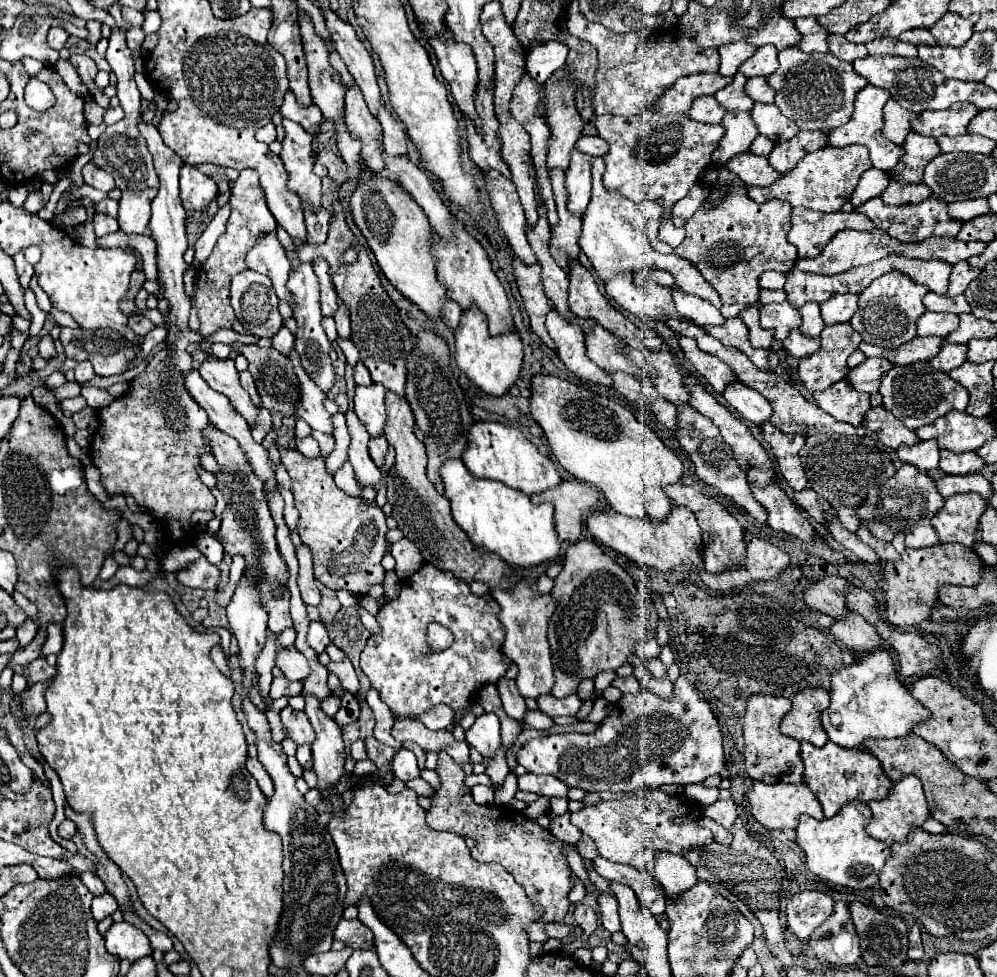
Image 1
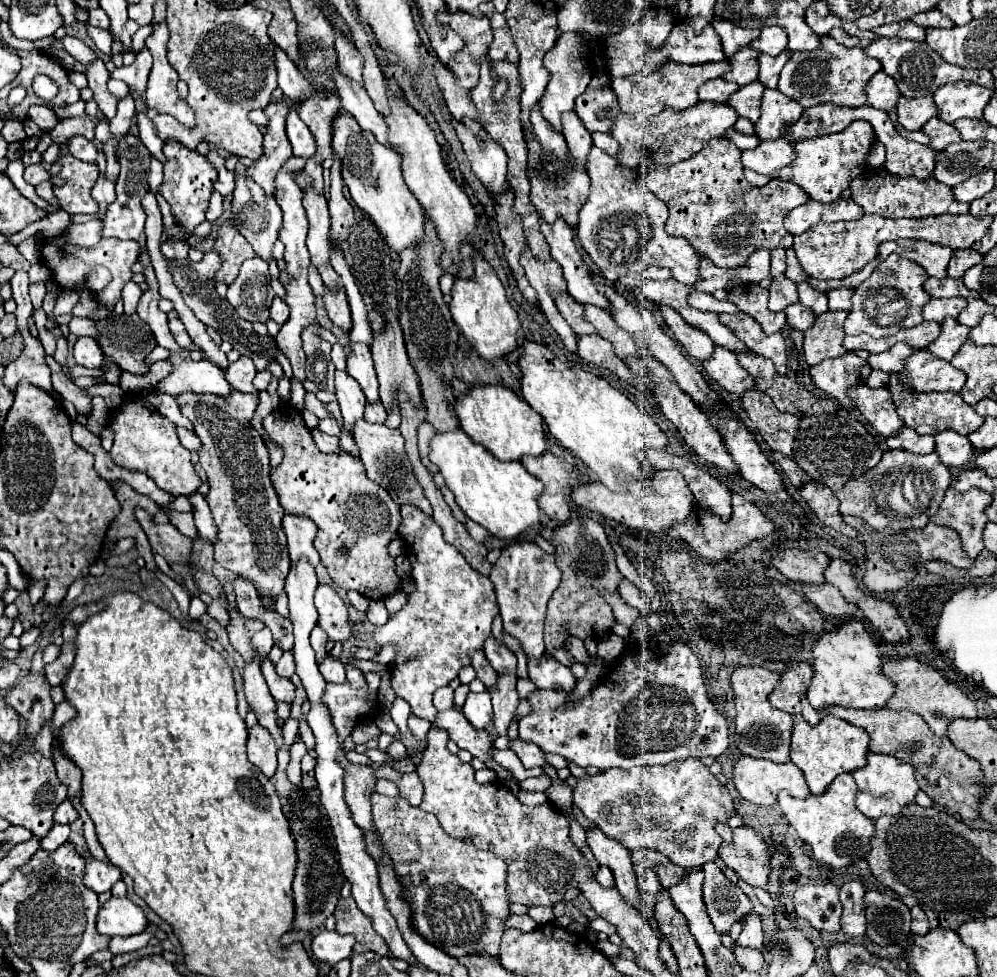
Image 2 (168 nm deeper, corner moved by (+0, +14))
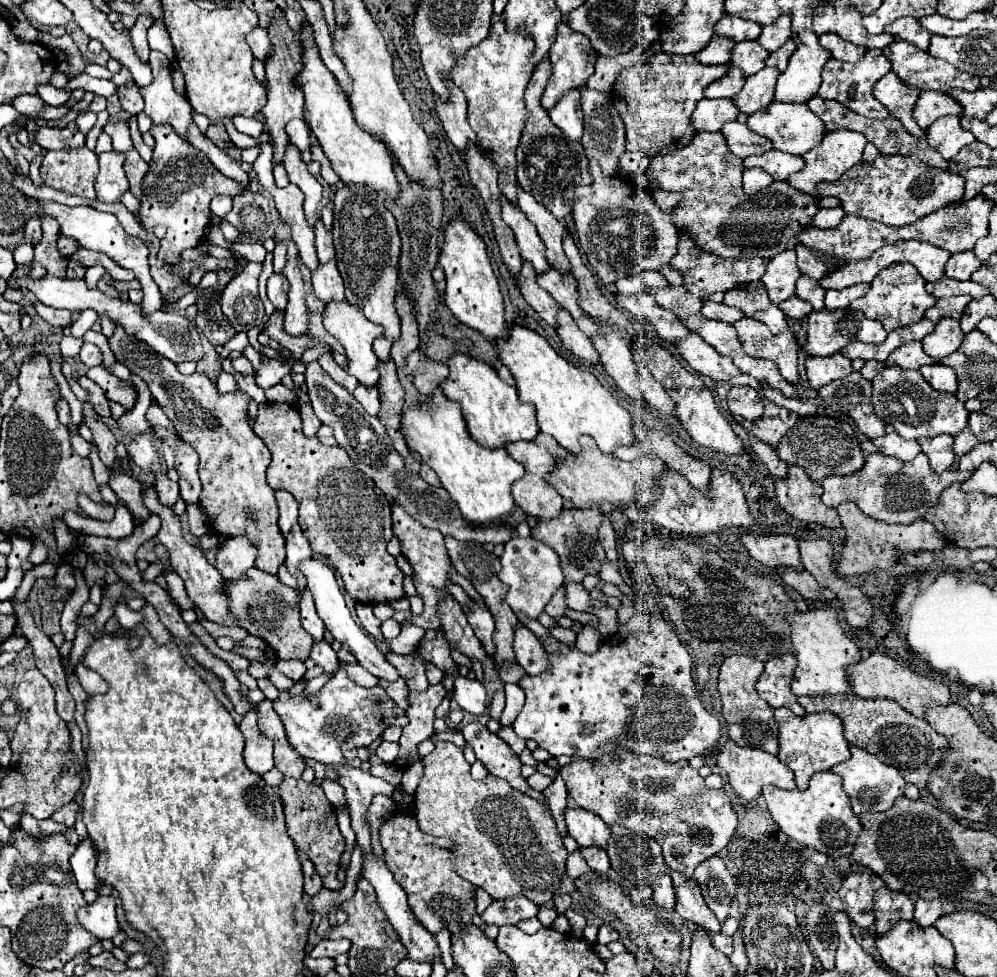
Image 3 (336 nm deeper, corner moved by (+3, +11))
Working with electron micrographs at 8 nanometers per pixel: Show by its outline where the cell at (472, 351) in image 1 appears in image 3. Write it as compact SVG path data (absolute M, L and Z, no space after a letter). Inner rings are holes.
M459 214L453 216L453 220L445 228L445 242L441 248L439 264L445 272L447 288L445 288L445 304L449 310L457 316L459 322L463 322L469 328L479 330L489 340L495 340L499 336L507 336L509 328L505 324L503 316L503 296L497 284L497 278L493 274L487 248L483 238L471 228L471 224L461 218Z

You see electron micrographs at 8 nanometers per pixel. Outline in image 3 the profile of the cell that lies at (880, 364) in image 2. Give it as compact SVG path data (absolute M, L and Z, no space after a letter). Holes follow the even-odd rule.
M911 342L911 344L903 344L901 348L897 348L897 350L893 350L891 354L889 354L889 360L885 362L887 366L889 364L897 364L897 366L901 366L901 368L913 368L913 370L919 370L923 364L933 364L935 360L929 356L929 354L925 354L925 350L923 350L923 346L921 346L921 342Z

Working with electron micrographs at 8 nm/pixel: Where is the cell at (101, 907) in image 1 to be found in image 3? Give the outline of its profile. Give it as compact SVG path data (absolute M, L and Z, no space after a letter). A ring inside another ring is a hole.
M85 838L83 842L79 842L75 854L71 856L71 868L81 890L97 890L101 886L101 882L93 874L95 864L97 864L97 850L91 838Z

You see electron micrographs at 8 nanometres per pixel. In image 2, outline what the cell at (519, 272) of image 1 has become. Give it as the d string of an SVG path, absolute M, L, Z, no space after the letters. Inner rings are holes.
M504 193L504 197L500 197L500 201L494 201L494 203L496 203L496 221L500 225L500 237L502 237L504 249L506 249L506 261L516 277L520 293L526 297L526 301L532 307L538 307L538 295L528 285L528 279L524 277L524 269L520 265L520 253L524 251L524 247L528 243L526 243L526 233L524 233L524 227L520 223L520 217L512 211L514 195Z

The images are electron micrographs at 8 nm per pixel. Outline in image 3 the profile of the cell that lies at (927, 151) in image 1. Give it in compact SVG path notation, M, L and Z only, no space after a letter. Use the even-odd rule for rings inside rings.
M945 116L929 126L927 140L945 160L951 160L961 148L975 142L975 136L961 128L959 116Z

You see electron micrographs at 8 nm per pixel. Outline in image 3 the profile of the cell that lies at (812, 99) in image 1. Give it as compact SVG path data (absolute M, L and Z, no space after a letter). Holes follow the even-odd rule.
M867 50L867 54L855 62L839 62L839 60L829 60L823 68L823 82L819 88L819 96L821 98L829 98L829 100L837 100L843 106L847 106L849 110L867 116L867 118L887 118L889 112L887 108L871 94L875 82L885 76L887 72L891 72L891 62L883 56L881 50Z

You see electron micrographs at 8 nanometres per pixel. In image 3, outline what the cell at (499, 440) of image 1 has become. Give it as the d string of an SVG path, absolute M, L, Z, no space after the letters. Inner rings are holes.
M461 352L451 354L447 360L449 378L441 382L441 390L447 398L455 400L463 408L463 418L467 422L469 434L475 442L487 448L499 448L503 444L511 444L517 440L533 440L539 432L535 422L533 404L521 404L517 398L517 390L505 384L493 366L469 358Z

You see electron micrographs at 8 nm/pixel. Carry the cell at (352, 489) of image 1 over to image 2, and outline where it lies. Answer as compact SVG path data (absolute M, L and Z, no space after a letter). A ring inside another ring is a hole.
M314 431L314 441L318 445L318 449L322 453L330 453L330 455L338 455L342 453L342 447L340 447L340 439L338 437L330 437L326 433L320 433L320 431Z

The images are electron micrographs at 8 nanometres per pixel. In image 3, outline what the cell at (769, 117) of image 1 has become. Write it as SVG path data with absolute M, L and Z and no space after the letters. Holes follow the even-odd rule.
M771 102L767 108L751 114L749 120L747 120L747 126L753 132L773 140L773 146L777 150L783 150L783 152L789 152L789 154L805 154L805 152L809 152L827 134L825 124L809 110L807 104L777 104L777 102Z

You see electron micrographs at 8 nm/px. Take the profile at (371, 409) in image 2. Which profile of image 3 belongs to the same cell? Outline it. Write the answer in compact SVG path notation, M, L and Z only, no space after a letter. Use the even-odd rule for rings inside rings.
M357 384L355 392L353 392L355 400L361 402L361 406L369 412L369 414L377 414L377 408L379 408L379 392L377 392L377 386L363 386L363 384Z

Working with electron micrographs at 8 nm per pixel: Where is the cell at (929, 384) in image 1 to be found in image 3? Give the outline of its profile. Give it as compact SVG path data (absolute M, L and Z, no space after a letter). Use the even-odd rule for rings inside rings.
M937 362L937 364L921 368L921 374L937 392L949 392L949 394L957 392L957 376L953 368Z

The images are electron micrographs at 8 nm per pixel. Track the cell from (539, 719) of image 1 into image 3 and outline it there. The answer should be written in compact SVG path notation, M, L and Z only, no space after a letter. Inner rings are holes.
M505 662L503 666L499 666L499 668L495 668L495 670L497 670L499 680L503 680L503 682L513 682L513 684L517 684L517 680L521 680L521 676L525 674L523 668L521 668L517 662Z

